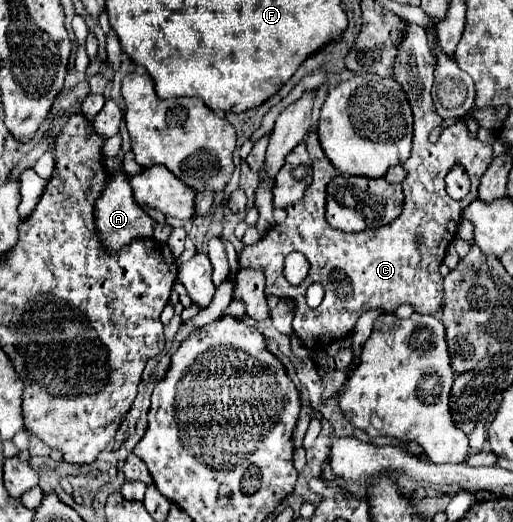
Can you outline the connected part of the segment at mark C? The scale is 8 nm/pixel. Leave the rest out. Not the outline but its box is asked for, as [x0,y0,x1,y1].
[240,25,492,349]

